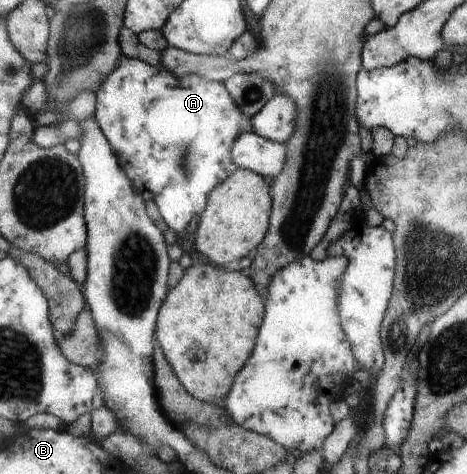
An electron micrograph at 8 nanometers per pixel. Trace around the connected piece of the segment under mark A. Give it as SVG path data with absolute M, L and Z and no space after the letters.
M124 53L120 58L118 67L116 67L106 78L106 81L97 89L97 102L95 118L99 121L100 127L107 137L107 140L111 142L112 149L119 158L120 165L123 166L123 170L127 173L132 185L135 186L136 193L139 193L145 201L153 201L163 221L174 233L184 231L184 229L190 225L190 221L194 219L194 216L202 217L204 210L207 208L211 193L219 187L219 184L226 181L228 177L239 168L232 157L232 148L235 147L236 140L238 140L243 133L255 131L253 117L246 115L239 108L239 105L235 102L229 89L225 86L225 82L209 80L198 74L179 78L176 77L175 73L172 73L162 65L153 66L148 62L128 57Z

